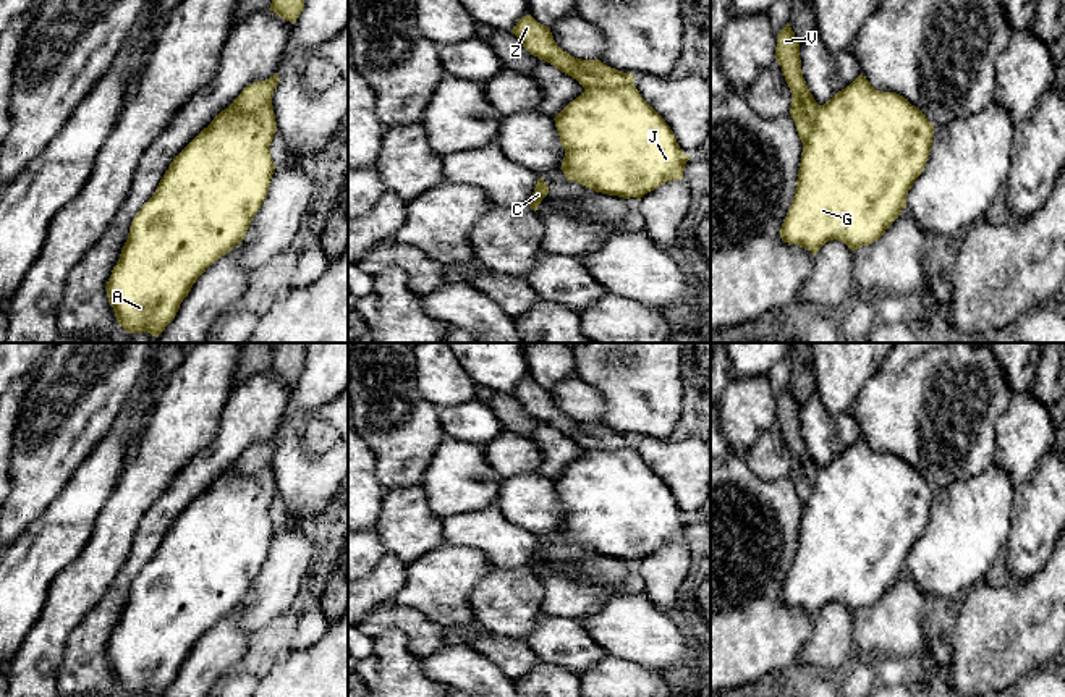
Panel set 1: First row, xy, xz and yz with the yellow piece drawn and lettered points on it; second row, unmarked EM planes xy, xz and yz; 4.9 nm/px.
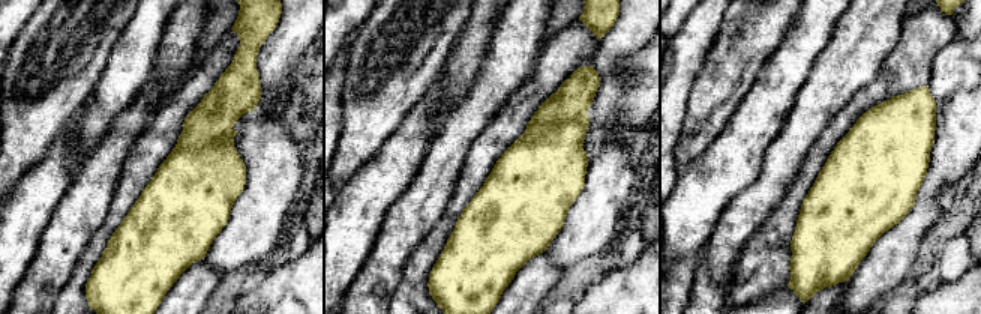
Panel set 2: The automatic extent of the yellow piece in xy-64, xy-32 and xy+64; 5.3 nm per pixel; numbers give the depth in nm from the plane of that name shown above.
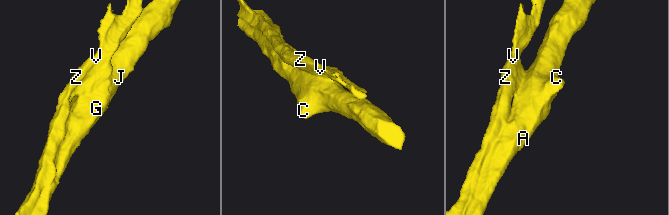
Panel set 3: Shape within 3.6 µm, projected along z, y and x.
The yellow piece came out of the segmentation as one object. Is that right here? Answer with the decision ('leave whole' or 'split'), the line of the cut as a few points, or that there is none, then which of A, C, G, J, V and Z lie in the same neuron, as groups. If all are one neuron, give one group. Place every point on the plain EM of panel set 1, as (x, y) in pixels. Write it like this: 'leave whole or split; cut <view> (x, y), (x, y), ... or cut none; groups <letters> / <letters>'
split; cut xy (271, 463), (248, 474), (233, 471), (222, 474); groups A C G J / V Z

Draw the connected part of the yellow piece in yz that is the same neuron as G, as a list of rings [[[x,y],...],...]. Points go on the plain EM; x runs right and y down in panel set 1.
[[[859,437],[850,448],[819,467],[811,498],[803,506],[796,553],[780,590],[783,605],[816,615],[827,603],[842,603],[853,615],[877,603],[906,571],[906,558],[926,529],[934,500],[934,488],[926,477],[897,454],[876,453]]]

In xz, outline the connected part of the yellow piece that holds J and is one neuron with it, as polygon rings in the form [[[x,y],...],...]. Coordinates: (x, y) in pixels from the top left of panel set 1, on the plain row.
[[[633,445],[617,451],[584,451],[554,482],[565,511],[565,540],[596,555],[641,561],[667,543],[683,542],[685,527],[691,521]]]

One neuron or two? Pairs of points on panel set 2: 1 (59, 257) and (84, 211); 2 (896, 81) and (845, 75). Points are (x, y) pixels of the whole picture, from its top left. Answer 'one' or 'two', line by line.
1: one
2: two

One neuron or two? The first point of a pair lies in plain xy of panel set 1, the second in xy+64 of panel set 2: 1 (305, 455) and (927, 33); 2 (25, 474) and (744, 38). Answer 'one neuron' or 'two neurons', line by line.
1: two neurons
2: one neuron

